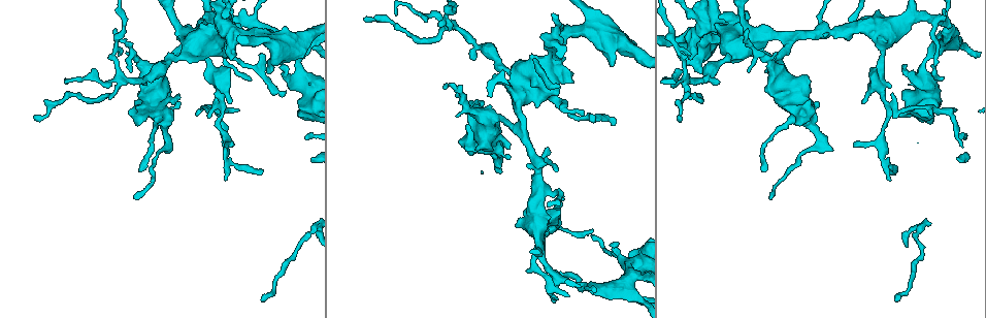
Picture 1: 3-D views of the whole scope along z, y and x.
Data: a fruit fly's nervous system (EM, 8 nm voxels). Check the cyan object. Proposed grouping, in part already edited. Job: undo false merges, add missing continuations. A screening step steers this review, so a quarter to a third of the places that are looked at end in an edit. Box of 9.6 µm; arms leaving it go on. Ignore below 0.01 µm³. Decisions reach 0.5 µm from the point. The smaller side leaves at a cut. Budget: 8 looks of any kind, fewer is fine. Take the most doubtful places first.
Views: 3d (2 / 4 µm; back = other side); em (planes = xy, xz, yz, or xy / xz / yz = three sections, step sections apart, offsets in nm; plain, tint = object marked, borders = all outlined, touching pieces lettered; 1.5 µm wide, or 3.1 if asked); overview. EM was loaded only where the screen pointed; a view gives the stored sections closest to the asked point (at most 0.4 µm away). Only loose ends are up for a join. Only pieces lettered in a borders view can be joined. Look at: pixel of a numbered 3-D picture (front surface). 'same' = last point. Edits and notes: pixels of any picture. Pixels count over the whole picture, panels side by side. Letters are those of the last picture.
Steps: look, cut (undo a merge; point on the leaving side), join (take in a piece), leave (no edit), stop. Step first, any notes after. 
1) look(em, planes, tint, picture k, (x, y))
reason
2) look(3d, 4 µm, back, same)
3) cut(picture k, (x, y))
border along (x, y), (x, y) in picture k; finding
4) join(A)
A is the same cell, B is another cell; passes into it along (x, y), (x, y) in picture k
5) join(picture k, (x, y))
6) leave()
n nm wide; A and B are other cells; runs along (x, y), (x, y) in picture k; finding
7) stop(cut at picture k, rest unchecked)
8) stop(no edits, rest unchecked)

look(3d, 4 µm, picture 1, (284, 92))
thin end

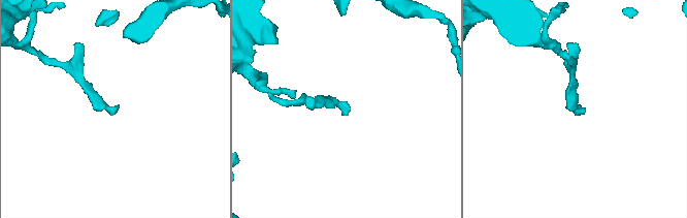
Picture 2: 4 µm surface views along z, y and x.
look(em, xz, step 8, tint, picture 2, (350, 107))
now the EM

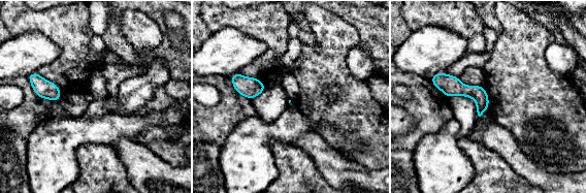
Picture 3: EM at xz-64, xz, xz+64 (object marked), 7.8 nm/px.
look(em, planes, borders, same)

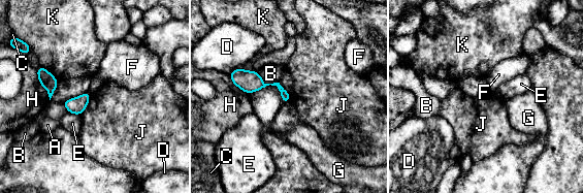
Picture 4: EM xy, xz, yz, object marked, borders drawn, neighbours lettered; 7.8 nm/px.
leave()
A, B, C, D, E, F, G, H, J and K are other cells; runs along (232, 75), (276, 84), (287, 98) in picture 4; no lettered piece goes on from it

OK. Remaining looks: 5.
look(em, planes, borders, picture 1, (906, 65))
free end

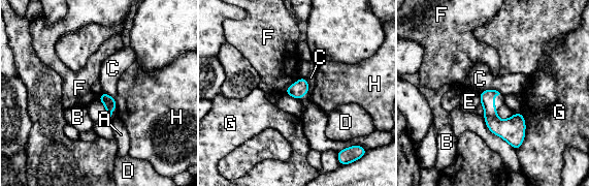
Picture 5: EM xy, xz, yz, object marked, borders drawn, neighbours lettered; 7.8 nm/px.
leave()
A, B, C, D, E, F, G and H are other cells; border along (480, 92), (495, 89), (500, 93) in picture 5; no lettered piece goes on from it

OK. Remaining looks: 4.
look(3d, 4 µm, picture 1, (459, 142))
stops while still wide

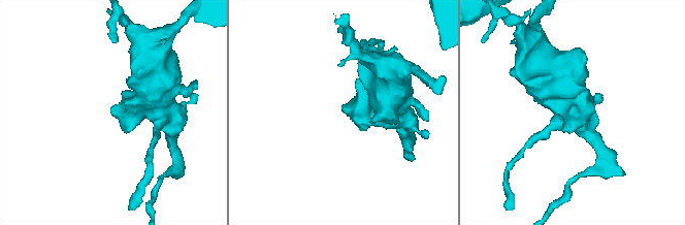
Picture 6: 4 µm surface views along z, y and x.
look(em, planes, borders, picture 6, (110, 113))
shape alone is not enough

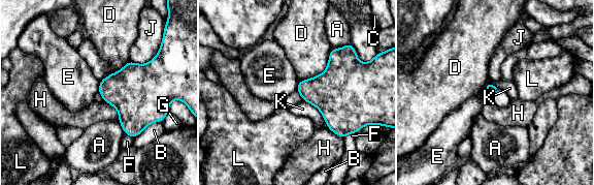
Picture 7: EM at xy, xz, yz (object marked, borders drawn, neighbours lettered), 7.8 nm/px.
leave()
A, B, C, D, E, F, G, H, J, K and L are other cells; no lettered piece goes on from it

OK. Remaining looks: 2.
stop(no edits, rest unchecked)

